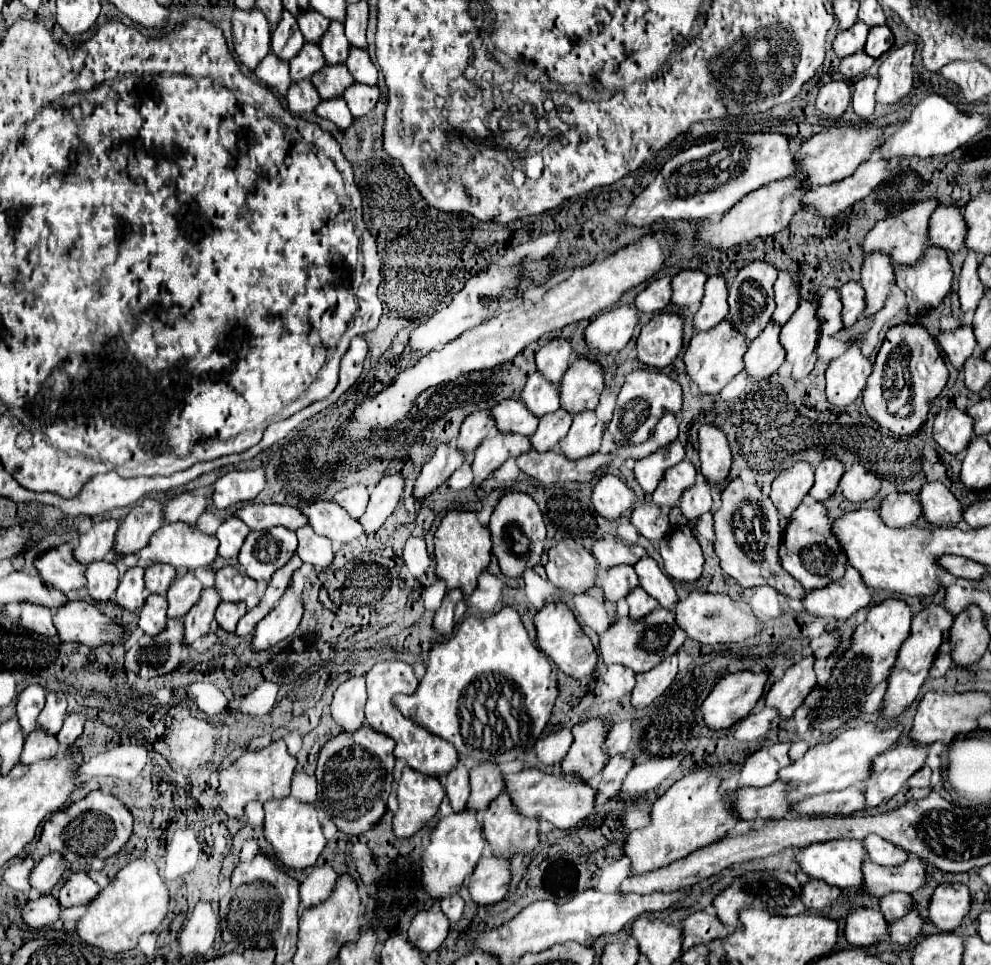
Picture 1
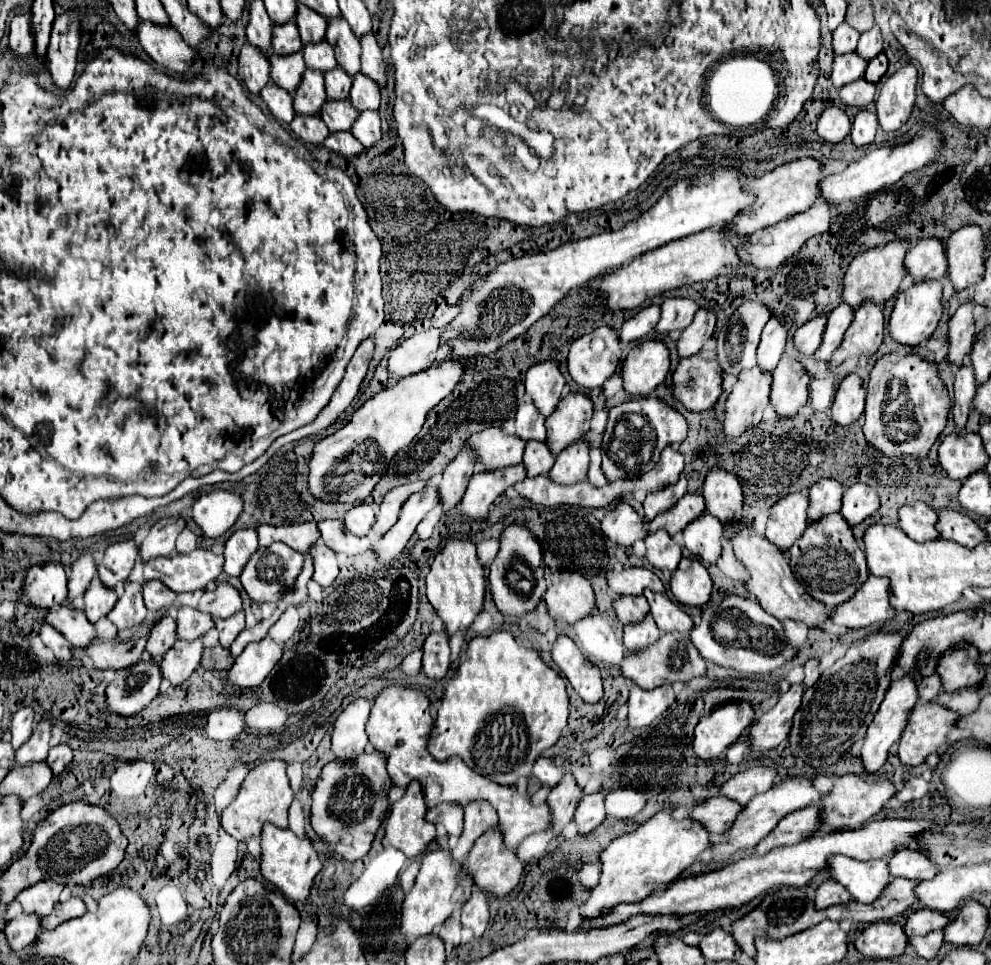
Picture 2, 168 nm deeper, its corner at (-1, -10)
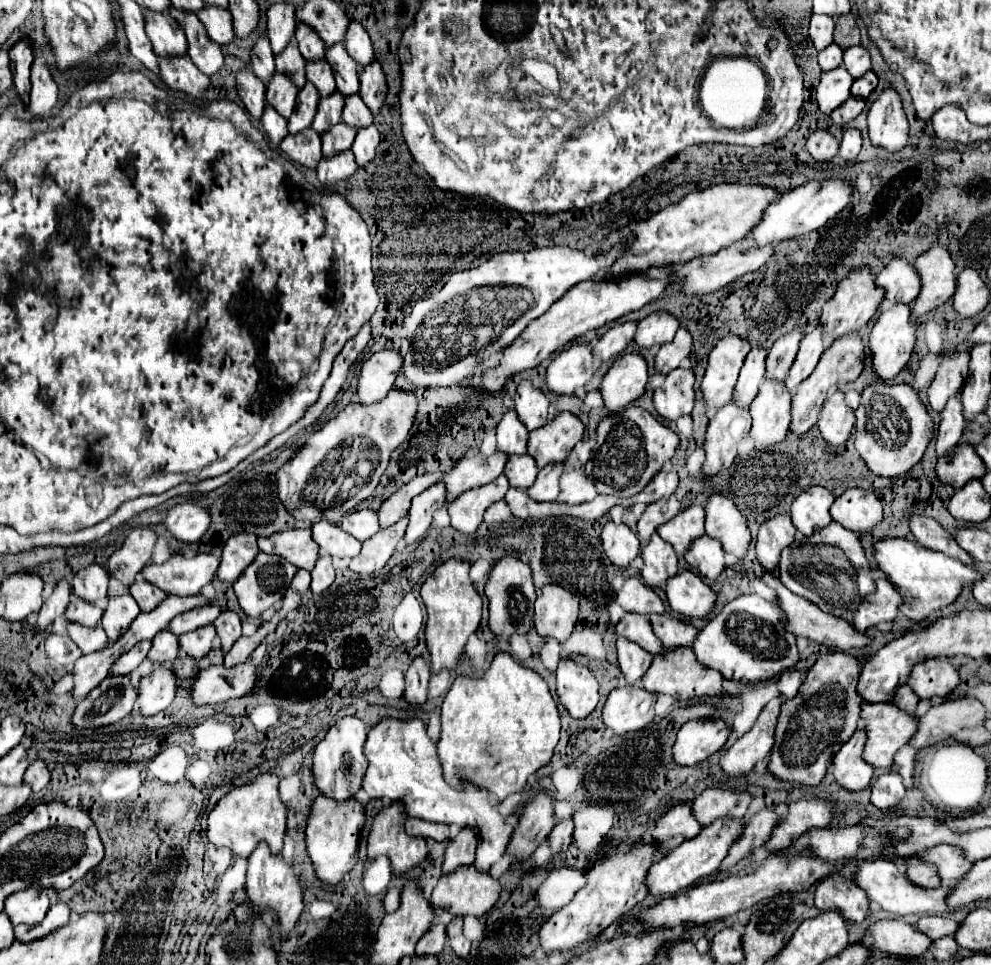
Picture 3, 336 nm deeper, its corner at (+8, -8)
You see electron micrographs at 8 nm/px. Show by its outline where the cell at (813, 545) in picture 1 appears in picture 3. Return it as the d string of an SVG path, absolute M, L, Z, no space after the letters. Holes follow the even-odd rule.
M831 522L821 532L809 538L795 540L781 554L781 582L801 598L813 602L823 612L839 616L847 622L853 620L853 610L863 602L867 594L875 590L873 568L865 556L861 540L855 532ZM851 566L851 574L845 568Z

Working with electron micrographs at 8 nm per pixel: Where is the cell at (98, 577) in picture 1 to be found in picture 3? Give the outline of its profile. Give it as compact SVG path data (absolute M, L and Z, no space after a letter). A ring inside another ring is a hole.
M75 596L71 598L71 602L65 610L65 620L67 622L75 622L75 624L81 624L81 626L89 626L89 628L97 626L101 616L103 616L103 612L95 604L85 602L81 598L75 598Z

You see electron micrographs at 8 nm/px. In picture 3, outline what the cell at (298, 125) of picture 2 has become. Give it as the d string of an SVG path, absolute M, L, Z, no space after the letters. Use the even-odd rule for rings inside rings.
M303 130L301 134L289 134L281 146L279 146L293 162L305 166L305 168L317 168L317 162L321 160L321 136L315 134L315 130Z

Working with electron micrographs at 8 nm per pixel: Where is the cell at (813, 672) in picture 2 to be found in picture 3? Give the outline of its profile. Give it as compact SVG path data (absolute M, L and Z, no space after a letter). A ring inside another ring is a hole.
M787 670L785 674L781 674L781 678L779 678L779 682L777 682L777 690L779 690L779 696L783 698L783 700L787 700L787 698L795 698L795 694L797 694L797 690L799 690L799 686L803 684L803 680L805 680L805 674L803 672L799 672L799 670Z

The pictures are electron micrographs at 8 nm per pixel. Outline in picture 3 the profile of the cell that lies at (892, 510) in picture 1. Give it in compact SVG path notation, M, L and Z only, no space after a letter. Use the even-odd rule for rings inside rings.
M913 516L909 526L911 526L911 532L913 532L915 540L921 546L937 550L937 552L945 552L951 558L957 558L959 562L965 562L965 566L975 566L975 560L955 542L953 534L943 530L943 526L937 520L933 520L929 516Z

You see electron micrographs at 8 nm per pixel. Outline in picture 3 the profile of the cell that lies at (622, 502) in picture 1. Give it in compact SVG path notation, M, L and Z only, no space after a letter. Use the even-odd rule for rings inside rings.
M607 522L601 534L603 552L611 564L627 570L639 552L639 538L625 524Z

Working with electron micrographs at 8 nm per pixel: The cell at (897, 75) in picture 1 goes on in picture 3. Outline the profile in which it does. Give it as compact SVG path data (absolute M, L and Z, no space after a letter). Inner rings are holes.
M893 88L883 90L881 96L873 102L867 114L867 122L873 146L885 148L887 152L899 152L907 146L909 124L901 98Z

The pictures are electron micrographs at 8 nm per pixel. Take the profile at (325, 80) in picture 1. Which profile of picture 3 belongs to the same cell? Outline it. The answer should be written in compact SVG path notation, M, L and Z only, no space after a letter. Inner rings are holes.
M339 122L337 126L333 126L329 132L325 132L321 136L321 140L323 140L323 156L331 158L333 154L351 150L351 144L353 144L355 136L357 136L355 128L347 126L345 122Z

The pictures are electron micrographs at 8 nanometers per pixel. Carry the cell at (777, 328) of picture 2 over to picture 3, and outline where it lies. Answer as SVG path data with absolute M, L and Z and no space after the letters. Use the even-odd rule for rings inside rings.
M751 348L751 352L745 358L745 364L733 390L733 402L741 408L747 408L751 400L757 396L759 384L765 376L765 354L767 352L763 348Z

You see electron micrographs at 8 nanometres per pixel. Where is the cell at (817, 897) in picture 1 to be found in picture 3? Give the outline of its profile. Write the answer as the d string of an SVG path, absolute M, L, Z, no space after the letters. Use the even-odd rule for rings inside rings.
M833 874L817 884L815 906L821 912L837 910L845 920L855 924L861 924L871 914L865 890L851 880L845 880L841 874Z

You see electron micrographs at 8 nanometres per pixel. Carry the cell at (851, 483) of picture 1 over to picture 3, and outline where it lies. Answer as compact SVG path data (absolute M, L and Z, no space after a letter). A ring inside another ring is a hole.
M861 488L845 490L831 506L831 516L855 534L871 532L883 520L883 508L873 492Z

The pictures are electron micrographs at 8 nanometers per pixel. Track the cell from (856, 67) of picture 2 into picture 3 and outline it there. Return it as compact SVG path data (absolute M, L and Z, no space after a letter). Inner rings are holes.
M843 66L823 72L821 82L817 86L819 110L825 116L829 116L837 106L841 106L841 102L845 102L851 96L851 90L849 90L851 84L853 84L853 78L847 74Z

